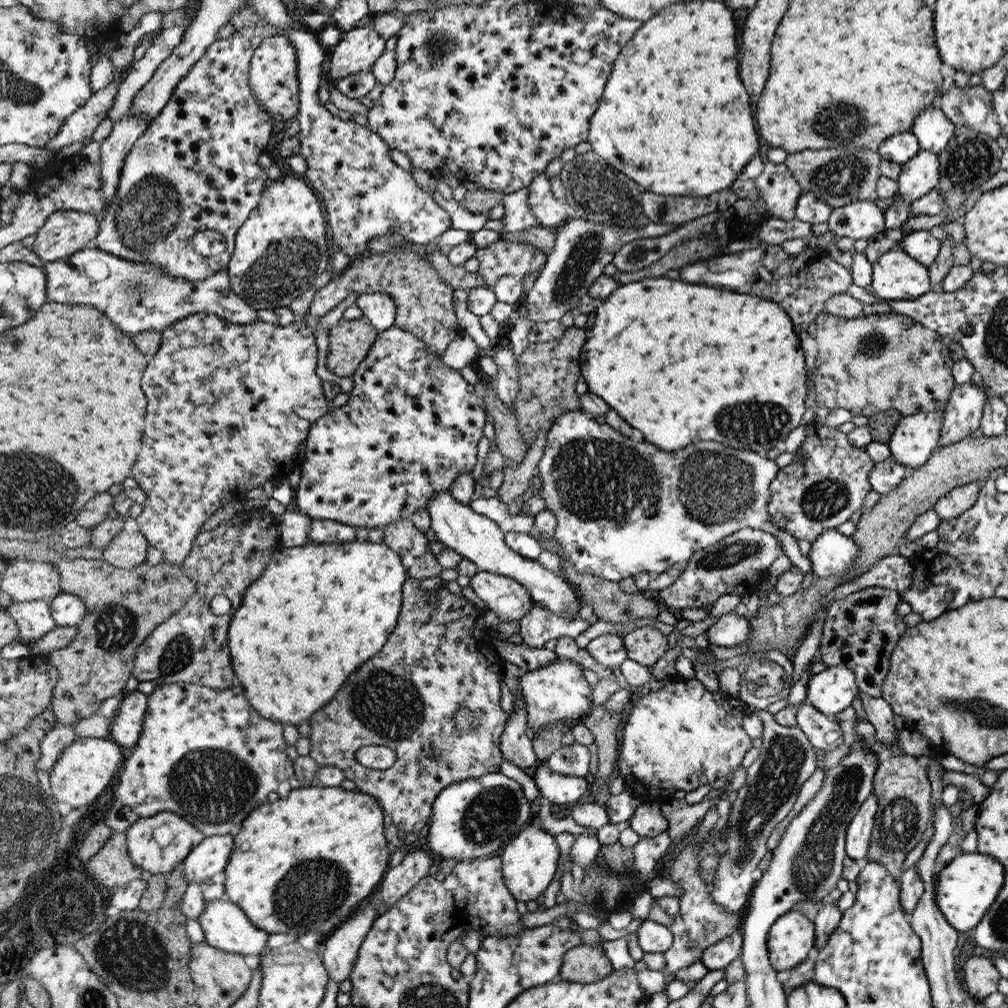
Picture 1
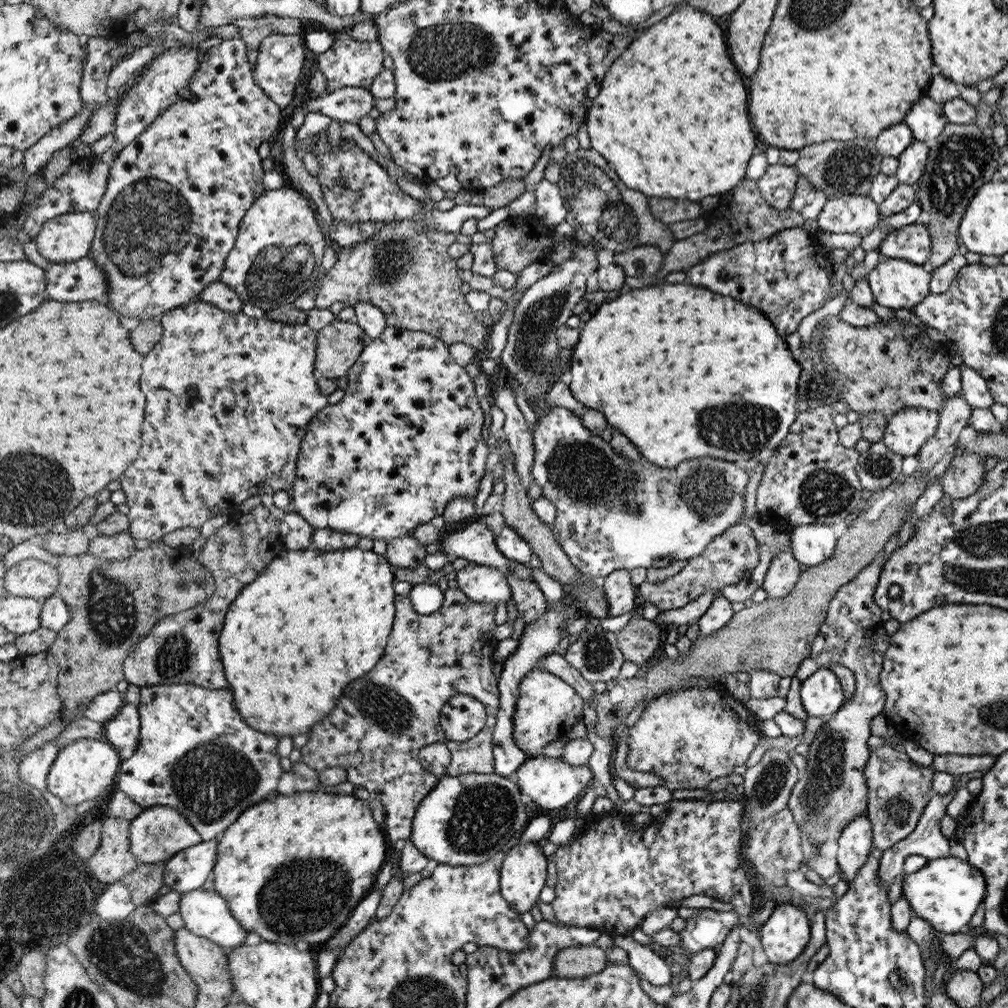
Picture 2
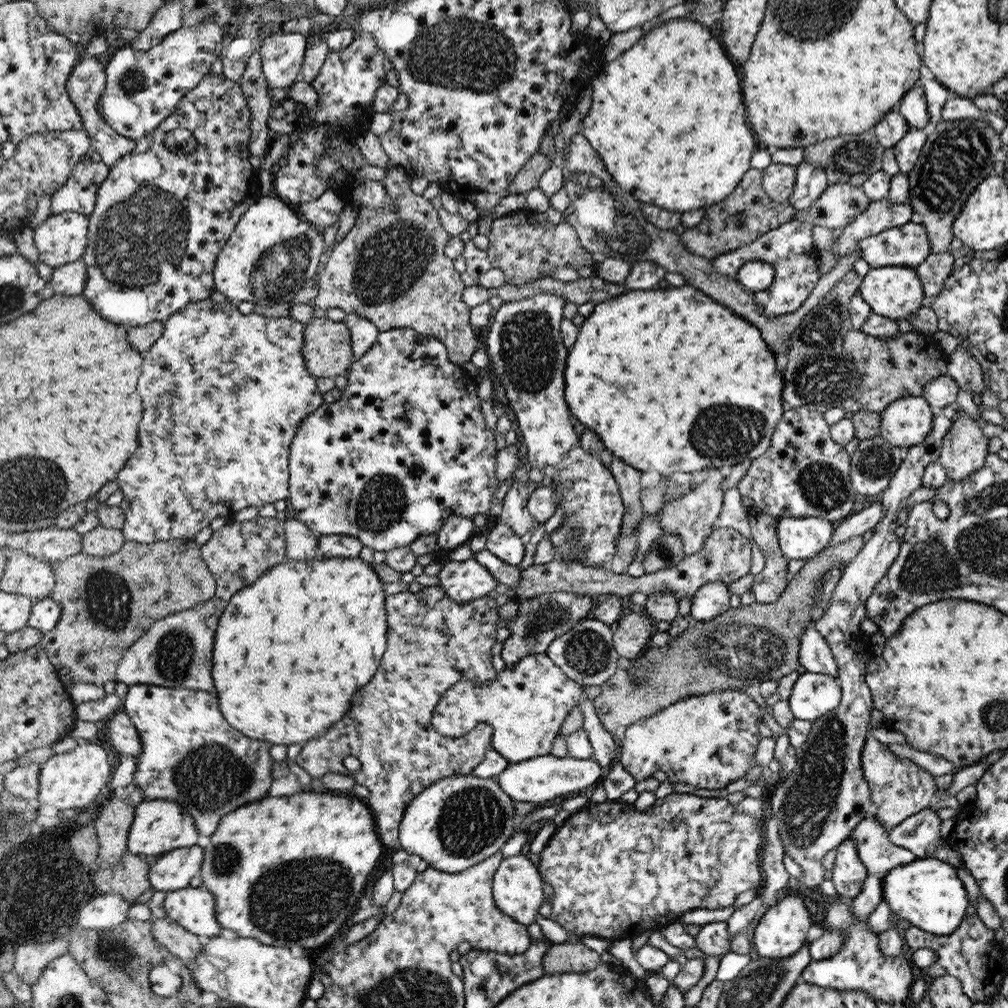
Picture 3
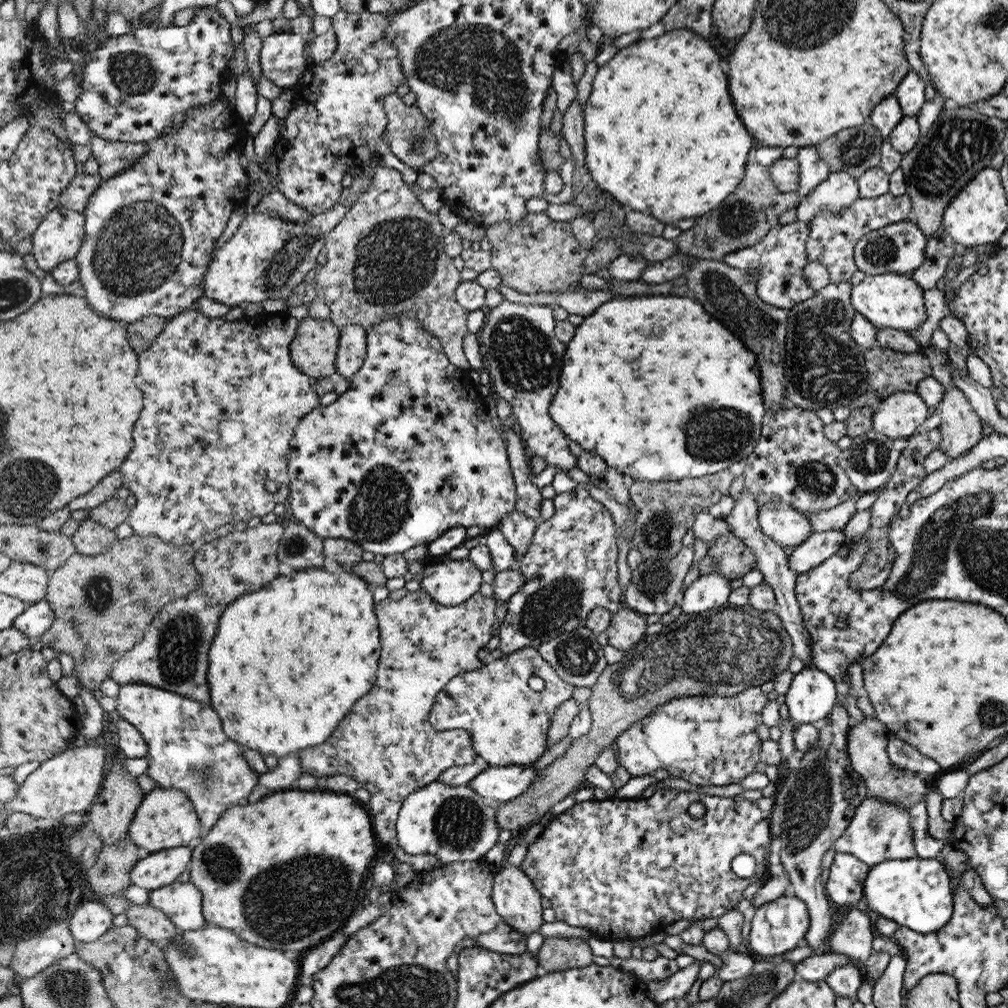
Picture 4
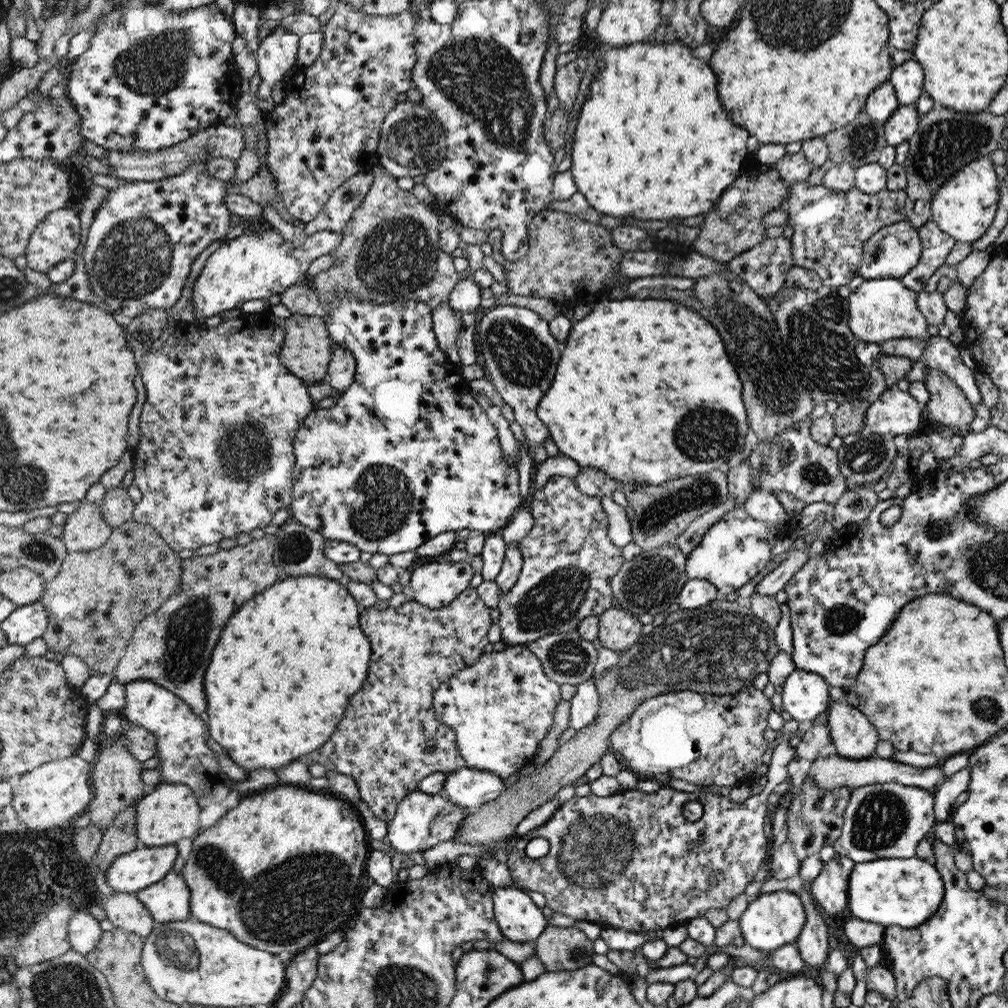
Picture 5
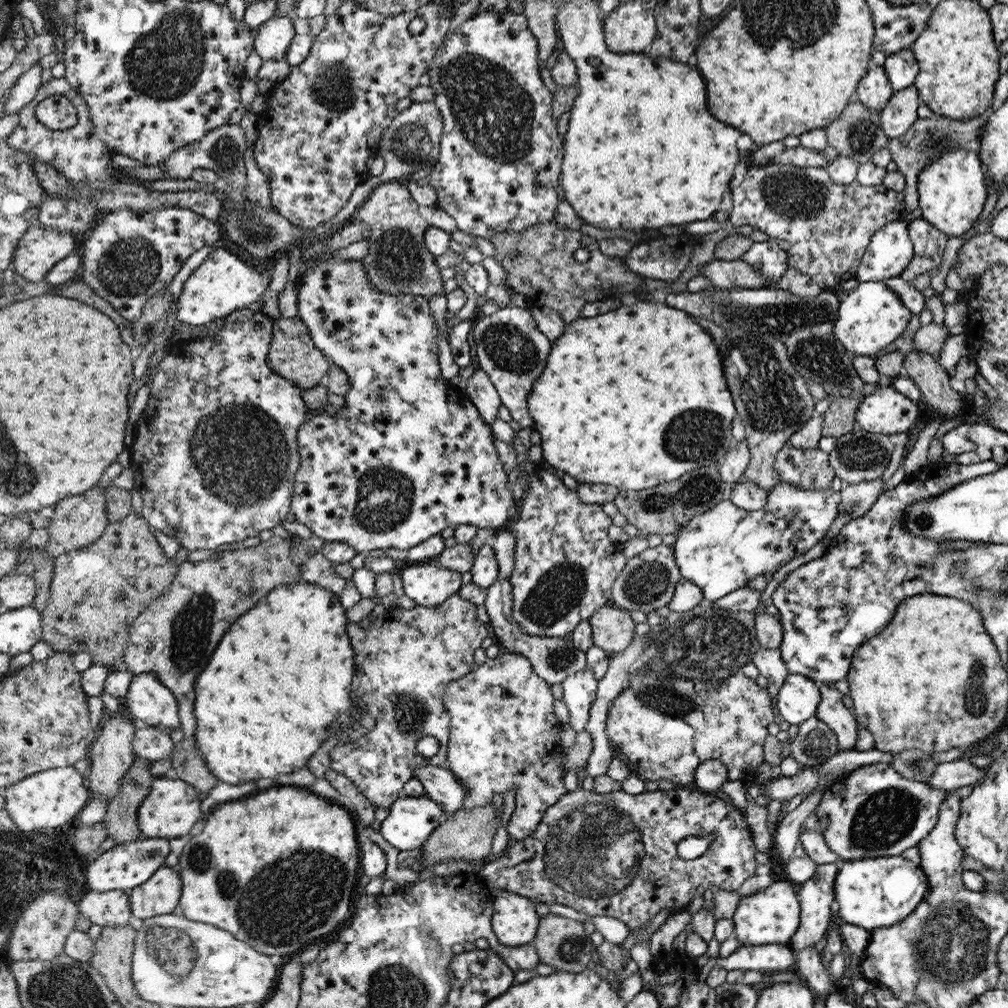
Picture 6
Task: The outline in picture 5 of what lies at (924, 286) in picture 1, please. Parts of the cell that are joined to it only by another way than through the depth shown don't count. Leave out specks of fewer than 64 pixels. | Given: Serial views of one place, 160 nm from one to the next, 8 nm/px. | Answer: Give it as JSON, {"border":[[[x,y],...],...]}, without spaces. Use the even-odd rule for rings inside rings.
{"border":[[[898,278],[865,279],[849,294],[848,326],[851,333],[864,342],[881,345],[893,338],[919,338],[930,340],[928,320],[917,306],[917,291],[910,290]],[[952,342],[950,344],[932,344],[932,346],[927,343],[922,359],[928,367],[947,374],[965,393],[966,399],[971,404],[982,404],[980,391],[976,386],[976,379],[974,379],[975,372],[962,363],[959,355],[960,347]]]}

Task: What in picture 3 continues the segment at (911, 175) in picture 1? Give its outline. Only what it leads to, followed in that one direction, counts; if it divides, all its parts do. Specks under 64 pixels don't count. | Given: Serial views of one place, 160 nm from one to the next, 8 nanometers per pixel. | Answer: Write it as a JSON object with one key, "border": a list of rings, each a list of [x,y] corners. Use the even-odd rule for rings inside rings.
{"border":[[[909,127],[905,136],[893,146],[900,173],[908,175],[910,171],[914,171],[918,164],[919,152],[926,142],[927,133],[926,129]]]}

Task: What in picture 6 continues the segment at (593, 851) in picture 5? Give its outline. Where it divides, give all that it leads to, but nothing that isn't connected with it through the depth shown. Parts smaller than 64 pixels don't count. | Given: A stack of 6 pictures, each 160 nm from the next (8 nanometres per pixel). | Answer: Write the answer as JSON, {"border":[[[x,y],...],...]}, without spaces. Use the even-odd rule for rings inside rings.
{"border":[[[579,787],[546,809],[544,820],[529,837],[511,842],[501,855],[491,856],[491,861],[480,870],[479,876],[491,891],[508,890],[530,898],[530,901],[561,904],[591,917],[612,917],[634,930],[644,922],[652,921],[661,910],[682,910],[690,904],[700,886],[737,891],[754,876],[754,856],[756,847],[744,812],[714,792],[685,787],[644,791],[635,795],[624,790],[598,794]],[[711,832],[715,837],[704,854],[694,860],[680,858],[678,842],[689,836],[702,838]]]}

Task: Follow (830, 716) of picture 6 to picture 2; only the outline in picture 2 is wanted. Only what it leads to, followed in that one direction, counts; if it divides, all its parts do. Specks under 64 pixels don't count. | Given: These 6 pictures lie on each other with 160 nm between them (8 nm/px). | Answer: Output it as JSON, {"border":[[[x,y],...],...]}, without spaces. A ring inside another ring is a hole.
{"border":[[[886,744],[869,754],[864,773],[869,800],[867,817],[873,825],[873,846],[884,852],[916,828],[934,793],[934,770],[915,763],[903,750]]]}

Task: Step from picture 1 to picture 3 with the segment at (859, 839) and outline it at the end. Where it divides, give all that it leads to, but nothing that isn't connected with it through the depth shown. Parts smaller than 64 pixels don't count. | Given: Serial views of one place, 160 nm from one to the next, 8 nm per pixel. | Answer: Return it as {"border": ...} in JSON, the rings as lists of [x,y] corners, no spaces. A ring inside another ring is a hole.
{"border":[[[847,838],[841,842],[836,852],[831,880],[836,887],[838,897],[853,900],[864,888],[864,883],[868,878],[868,868],[861,861],[856,841],[853,838]]]}

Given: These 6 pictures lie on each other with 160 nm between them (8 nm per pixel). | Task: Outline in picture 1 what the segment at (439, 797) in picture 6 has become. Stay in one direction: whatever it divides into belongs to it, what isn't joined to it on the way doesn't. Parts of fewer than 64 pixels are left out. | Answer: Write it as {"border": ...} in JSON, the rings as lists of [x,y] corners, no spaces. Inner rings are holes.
{"border":[[[540,763],[529,771],[541,796],[554,804],[578,802],[588,790],[585,777],[563,775],[554,772],[547,763]]]}

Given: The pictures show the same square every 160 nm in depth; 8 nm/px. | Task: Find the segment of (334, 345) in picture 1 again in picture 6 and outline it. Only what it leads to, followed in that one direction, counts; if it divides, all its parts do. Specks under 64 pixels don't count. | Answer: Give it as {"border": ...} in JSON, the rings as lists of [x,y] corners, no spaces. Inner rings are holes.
{"border":[[[299,317],[276,320],[273,326],[273,340],[269,346],[268,363],[282,378],[290,379],[302,390],[316,387],[322,376],[331,368],[332,362],[317,347],[309,327]]]}

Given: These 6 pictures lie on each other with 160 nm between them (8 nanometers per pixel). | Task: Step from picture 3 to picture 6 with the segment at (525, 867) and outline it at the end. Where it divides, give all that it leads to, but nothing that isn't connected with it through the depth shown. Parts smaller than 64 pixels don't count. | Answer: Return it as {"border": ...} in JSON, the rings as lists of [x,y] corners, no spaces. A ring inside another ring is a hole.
{"border":[[[496,889],[492,891],[494,935],[508,947],[530,945],[537,936],[540,916],[536,914],[536,904],[526,897]]]}

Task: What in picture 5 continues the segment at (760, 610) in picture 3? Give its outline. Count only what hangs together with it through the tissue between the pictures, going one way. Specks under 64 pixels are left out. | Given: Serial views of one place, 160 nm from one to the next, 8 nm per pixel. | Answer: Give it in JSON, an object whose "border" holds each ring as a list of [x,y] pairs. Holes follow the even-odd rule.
{"border":[[[717,598],[709,605],[697,609],[679,609],[667,614],[666,622],[655,626],[648,636],[642,635],[642,638],[634,646],[620,654],[620,662],[617,666],[606,671],[600,679],[594,679],[601,706],[596,720],[590,726],[577,731],[574,738],[560,745],[543,766],[537,766],[530,775],[520,777],[494,800],[481,805],[479,810],[470,810],[457,830],[456,840],[462,844],[490,848],[495,842],[514,834],[521,820],[530,811],[553,799],[563,786],[576,786],[584,781],[584,775],[588,770],[597,764],[606,751],[610,749],[613,730],[621,722],[627,721],[642,701],[659,694],[684,690],[709,694],[710,696],[732,695],[753,684],[753,680],[758,674],[768,672],[770,662],[780,652],[776,641],[774,641],[774,630],[755,617],[750,609],[738,605],[732,598]]]}

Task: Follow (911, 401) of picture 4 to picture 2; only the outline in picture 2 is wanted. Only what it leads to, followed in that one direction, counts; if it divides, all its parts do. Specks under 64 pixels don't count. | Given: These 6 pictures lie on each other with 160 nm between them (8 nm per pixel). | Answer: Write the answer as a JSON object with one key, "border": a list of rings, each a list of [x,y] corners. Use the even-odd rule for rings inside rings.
{"border":[[[906,407],[890,418],[882,440],[894,454],[917,456],[925,442],[935,436],[939,425],[936,410]]]}

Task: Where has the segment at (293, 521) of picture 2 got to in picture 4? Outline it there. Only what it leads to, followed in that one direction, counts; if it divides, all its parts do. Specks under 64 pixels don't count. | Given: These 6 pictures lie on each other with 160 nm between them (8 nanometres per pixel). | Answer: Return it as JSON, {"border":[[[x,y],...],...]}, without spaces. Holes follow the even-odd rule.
{"border":[[[299,523],[284,528],[277,558],[293,570],[324,568],[323,539]]]}

